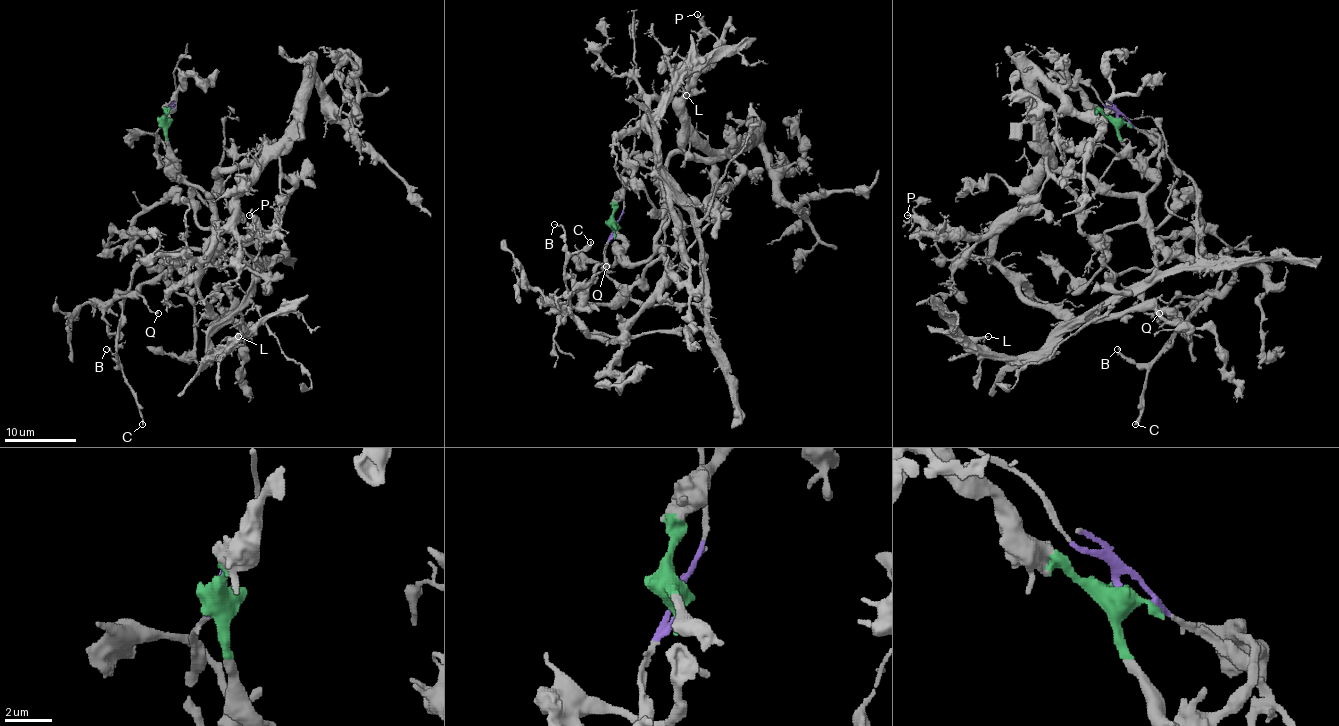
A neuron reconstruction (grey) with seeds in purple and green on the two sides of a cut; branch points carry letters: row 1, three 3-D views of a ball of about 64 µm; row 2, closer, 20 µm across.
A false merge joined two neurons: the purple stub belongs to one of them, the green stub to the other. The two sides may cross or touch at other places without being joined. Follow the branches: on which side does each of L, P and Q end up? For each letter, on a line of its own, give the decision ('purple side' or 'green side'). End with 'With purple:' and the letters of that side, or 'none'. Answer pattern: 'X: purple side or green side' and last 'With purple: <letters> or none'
L: purple side
P: green side
Q: green side
With purple: L

